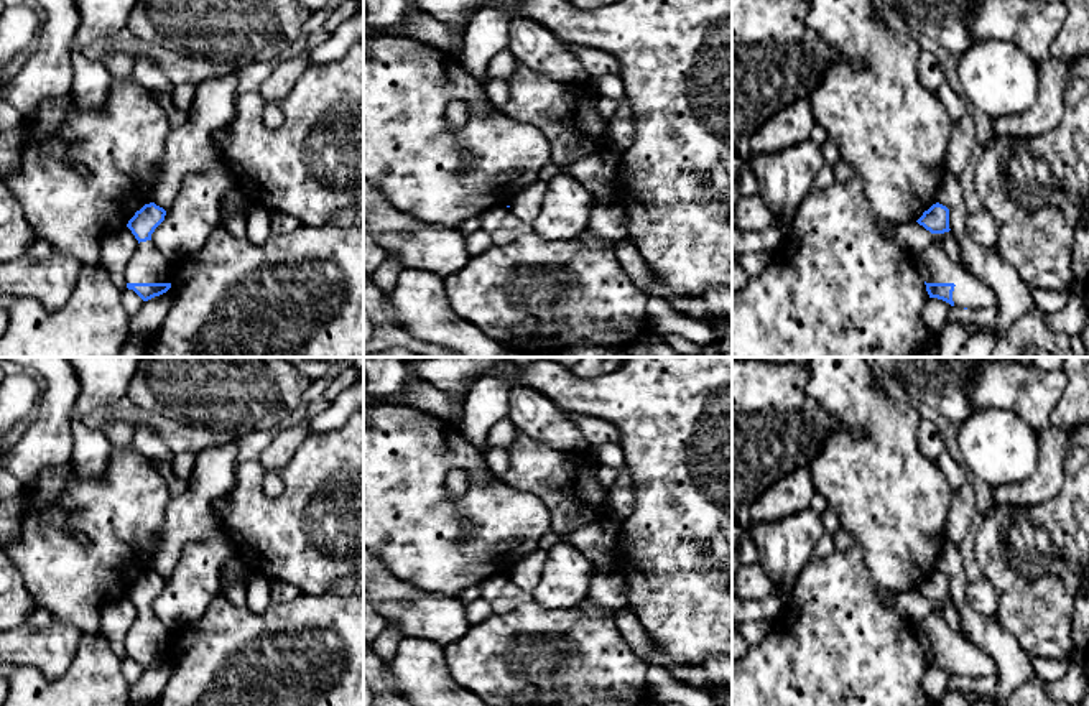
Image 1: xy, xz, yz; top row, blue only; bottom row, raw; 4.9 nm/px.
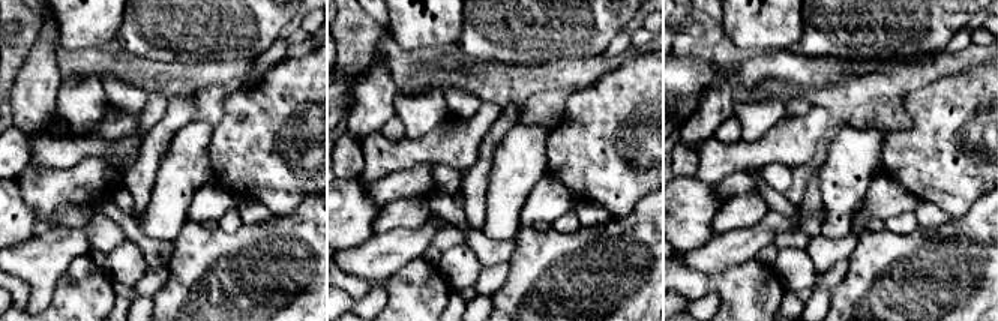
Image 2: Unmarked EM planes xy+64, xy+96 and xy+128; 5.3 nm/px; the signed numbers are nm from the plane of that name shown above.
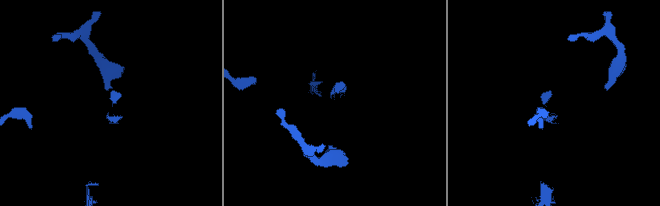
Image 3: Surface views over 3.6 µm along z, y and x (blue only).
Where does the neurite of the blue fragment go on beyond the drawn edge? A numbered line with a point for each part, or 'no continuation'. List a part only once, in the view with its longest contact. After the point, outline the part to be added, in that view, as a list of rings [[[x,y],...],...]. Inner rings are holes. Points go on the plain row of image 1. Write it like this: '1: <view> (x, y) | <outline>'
1: yz (935, 634) | [[[934,611],[916,625],[918,639],[926,652],[954,652],[954,675],[985,678],[997,676],[999,668],[990,655],[959,635],[944,620],[943,611]]]

